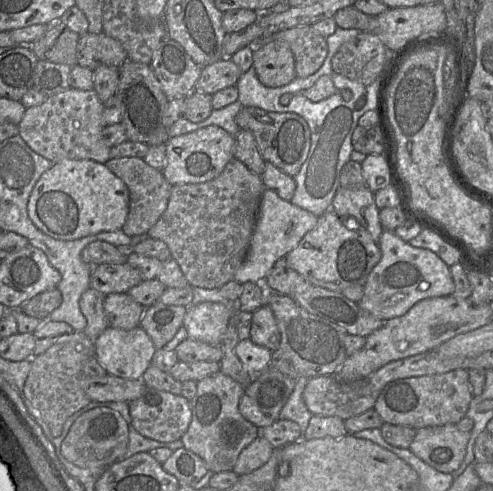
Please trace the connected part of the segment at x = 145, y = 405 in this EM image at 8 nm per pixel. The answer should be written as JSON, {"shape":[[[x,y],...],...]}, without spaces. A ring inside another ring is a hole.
{"shape":[[[149,387],[141,397],[129,402],[129,408],[136,431],[159,442],[181,439],[192,418],[189,400]]]}

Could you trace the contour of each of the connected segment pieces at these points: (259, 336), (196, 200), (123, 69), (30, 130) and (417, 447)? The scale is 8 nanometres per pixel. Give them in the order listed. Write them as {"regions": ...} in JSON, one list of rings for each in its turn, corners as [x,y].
{"regions":[[[[264,304],[253,312],[249,339],[272,352],[279,347],[280,331],[270,306]]],[[[233,158],[222,173],[211,181],[173,185],[166,210],[147,235],[167,244],[171,258],[178,263],[189,285],[220,289],[234,279],[236,271],[247,256],[264,190],[261,175],[250,171],[245,164]]],[[[126,60],[120,67],[116,95],[122,102],[122,124],[128,140],[149,147],[167,143],[170,137],[164,125],[164,113],[169,99],[150,64]]],[[[73,87],[50,95],[40,105],[26,108],[18,124],[18,135],[37,154],[52,162],[69,159],[91,159],[106,163],[110,159],[109,147],[103,139],[104,103],[94,89]]],[[[456,424],[416,429],[415,437],[409,449],[424,462],[444,473],[452,473],[461,465],[471,432],[458,429]]]]}

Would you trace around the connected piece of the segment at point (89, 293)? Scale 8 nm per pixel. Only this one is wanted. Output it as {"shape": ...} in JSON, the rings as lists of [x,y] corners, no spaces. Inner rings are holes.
{"shape":[[[90,287],[82,294],[79,301],[80,309],[87,320],[84,332],[93,343],[110,326],[103,307],[104,298],[104,294]]]}

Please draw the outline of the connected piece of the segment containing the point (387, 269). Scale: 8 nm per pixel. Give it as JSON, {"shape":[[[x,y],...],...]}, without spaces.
{"shape":[[[390,230],[383,231],[378,245],[382,256],[363,286],[364,295],[358,302],[361,309],[385,322],[406,314],[423,299],[453,295],[450,268],[437,254],[411,246]]]}

